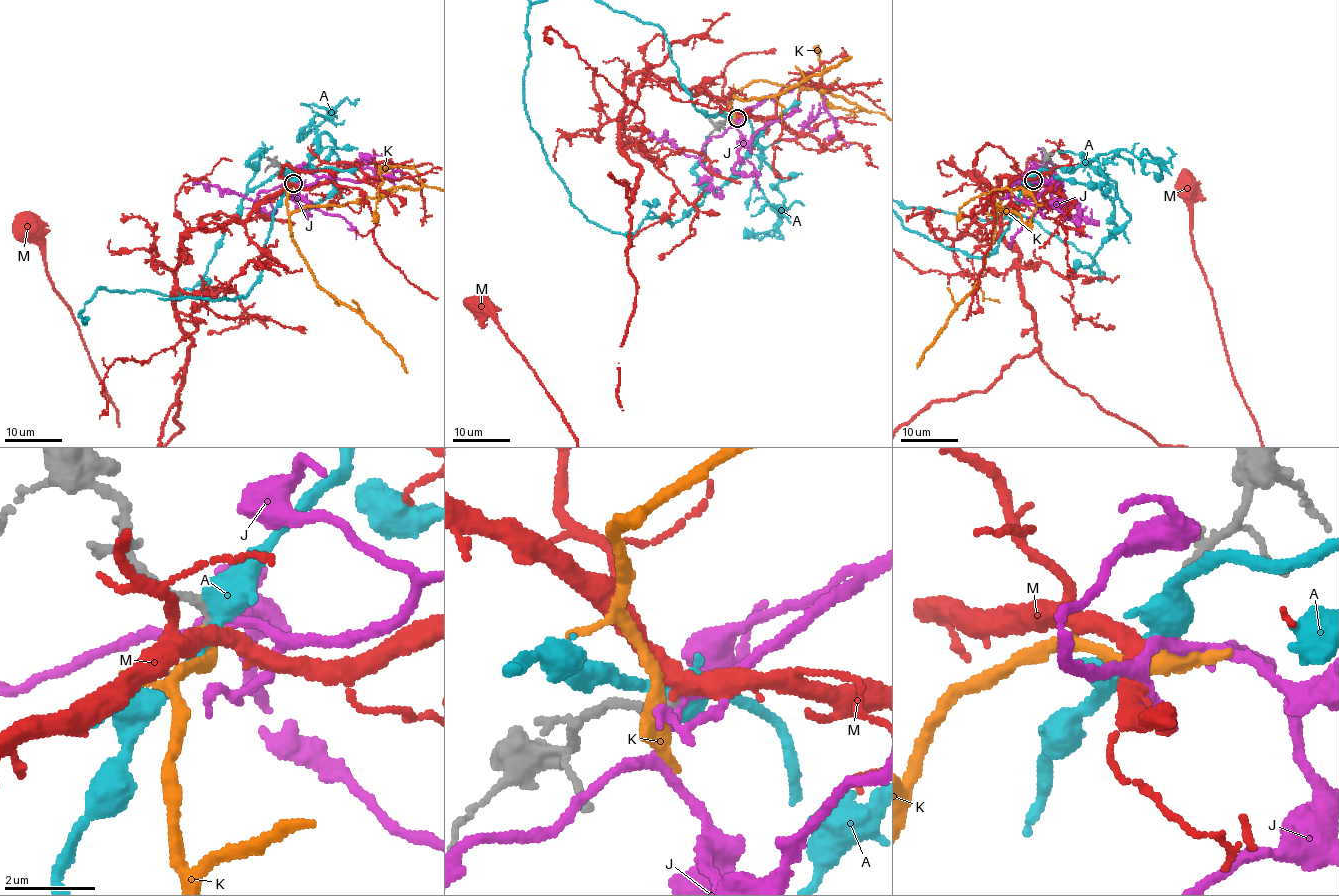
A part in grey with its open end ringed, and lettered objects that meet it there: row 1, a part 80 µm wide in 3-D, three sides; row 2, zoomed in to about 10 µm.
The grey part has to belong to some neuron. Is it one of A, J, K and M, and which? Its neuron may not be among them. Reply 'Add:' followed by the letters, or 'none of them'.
Add: M

